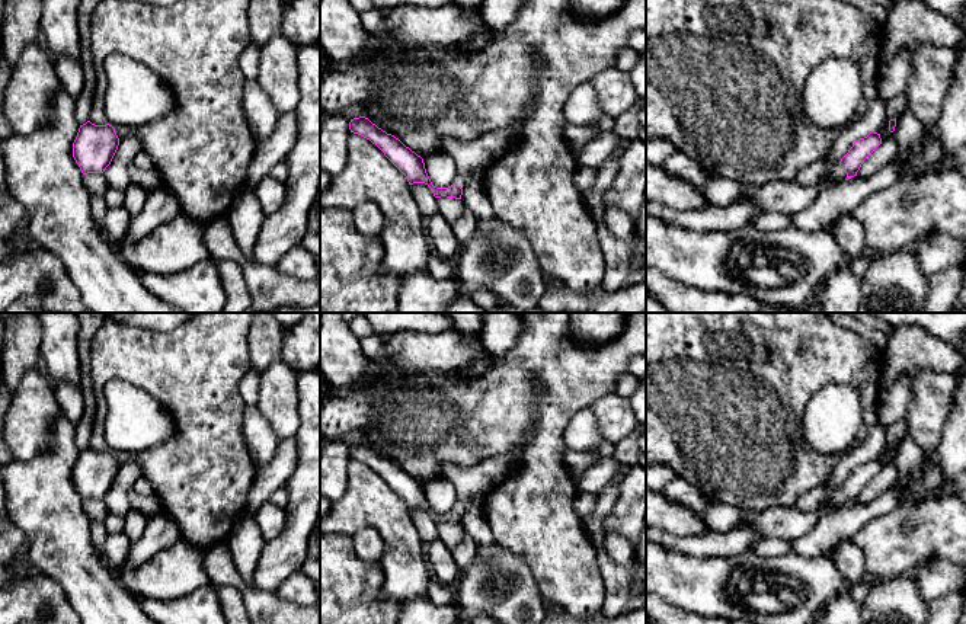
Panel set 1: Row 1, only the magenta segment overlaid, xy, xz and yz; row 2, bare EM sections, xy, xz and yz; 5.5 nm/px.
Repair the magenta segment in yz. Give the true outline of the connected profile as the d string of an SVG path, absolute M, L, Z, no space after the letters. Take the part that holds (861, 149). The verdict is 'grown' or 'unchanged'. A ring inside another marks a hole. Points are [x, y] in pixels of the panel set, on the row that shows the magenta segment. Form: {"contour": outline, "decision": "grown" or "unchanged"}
{"contour": "M871 131L867 137L857 140L848 153L841 159L834 172L835 180L857 176L864 160L882 144L880 134Z", "decision": "grown"}

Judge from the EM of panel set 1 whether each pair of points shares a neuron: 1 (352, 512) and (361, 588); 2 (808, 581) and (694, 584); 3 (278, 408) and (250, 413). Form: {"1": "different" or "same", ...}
{"1": "different", "2": "same", "3": "different"}

